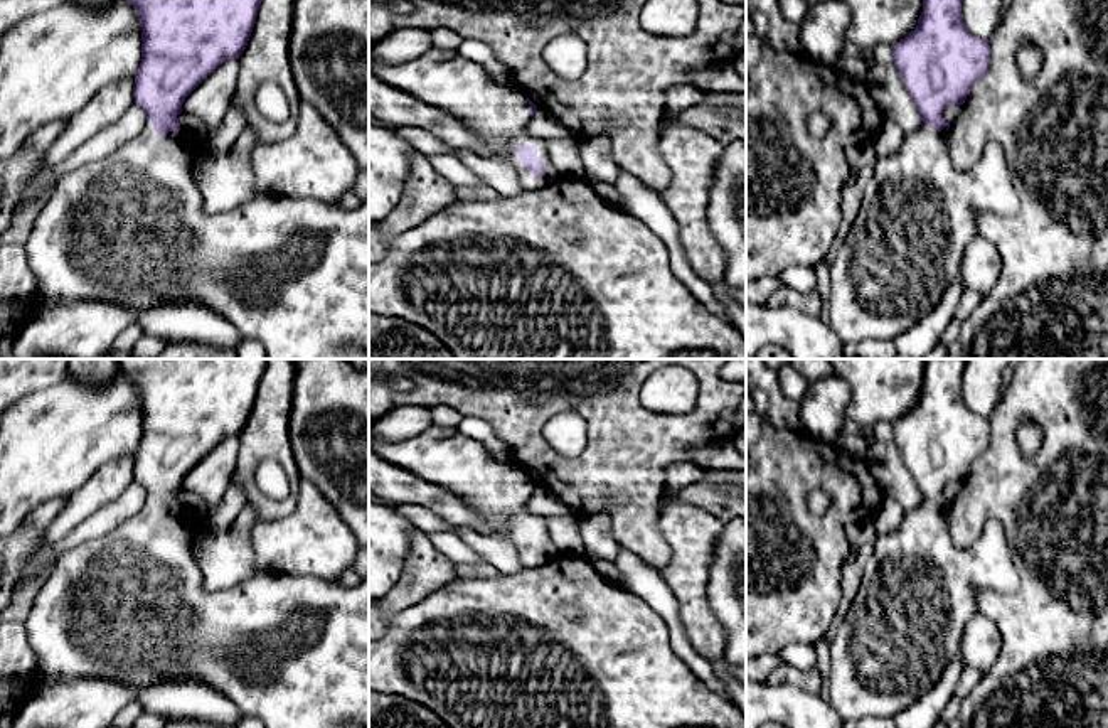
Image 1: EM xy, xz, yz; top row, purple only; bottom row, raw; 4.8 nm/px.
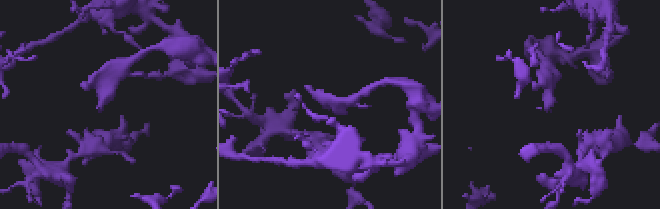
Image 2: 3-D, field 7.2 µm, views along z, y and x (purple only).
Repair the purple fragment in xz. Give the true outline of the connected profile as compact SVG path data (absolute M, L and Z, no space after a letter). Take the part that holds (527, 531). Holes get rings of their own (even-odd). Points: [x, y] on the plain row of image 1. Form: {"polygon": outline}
{"polygon": "M431 425L402 442L382 442L369 431L369 445L386 462L470 502L480 516L482 533L502 529L525 568L559 554L546 519L525 509L537 484L515 463L492 458L482 443L458 428Z"}

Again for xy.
{"polygon": "M118 359L118 362L128 372L141 401L141 440L135 453L133 475L135 482L145 489L146 502L138 514L116 529L81 543L56 559L24 622L29 644L37 656L39 671L54 684L77 677L120 679L138 693L165 679L199 679L219 689L244 716L258 718L264 728L369 728L369 575L359 585L342 586L306 575L256 573L231 588L207 592L189 546L187 527L182 522L177 492L182 489L185 475L222 440L239 436L256 401L268 359Z"}

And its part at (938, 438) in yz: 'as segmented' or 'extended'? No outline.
extended

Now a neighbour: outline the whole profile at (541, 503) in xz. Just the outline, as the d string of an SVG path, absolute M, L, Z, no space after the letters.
M537 485L535 490L530 494L525 509L530 514L541 517L562 516L562 517L581 519L557 495L551 494L547 489L541 485Z

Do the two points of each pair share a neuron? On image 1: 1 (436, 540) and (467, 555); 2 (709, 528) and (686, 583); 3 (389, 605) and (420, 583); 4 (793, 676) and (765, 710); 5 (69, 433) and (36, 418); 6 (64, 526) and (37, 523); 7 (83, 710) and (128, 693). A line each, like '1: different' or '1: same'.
1: same
2: same
3: same
4: different
5: same
6: different
7: same

